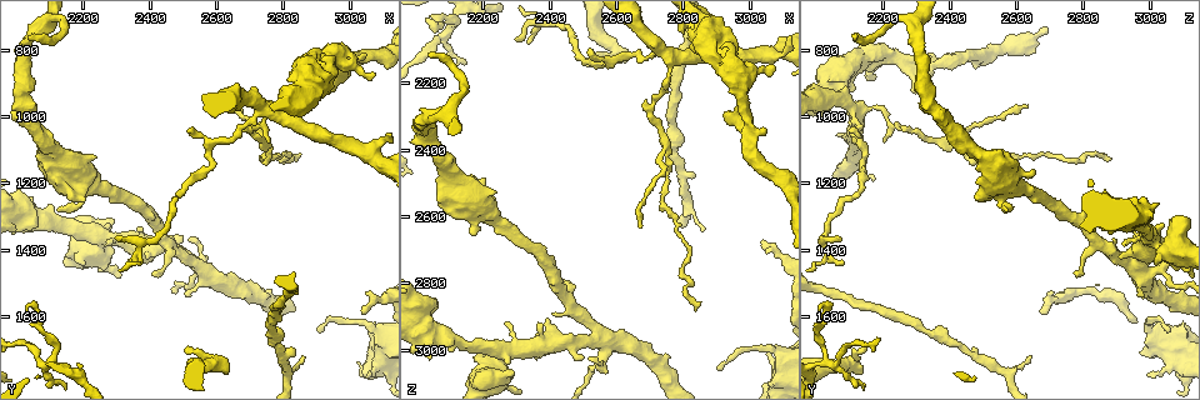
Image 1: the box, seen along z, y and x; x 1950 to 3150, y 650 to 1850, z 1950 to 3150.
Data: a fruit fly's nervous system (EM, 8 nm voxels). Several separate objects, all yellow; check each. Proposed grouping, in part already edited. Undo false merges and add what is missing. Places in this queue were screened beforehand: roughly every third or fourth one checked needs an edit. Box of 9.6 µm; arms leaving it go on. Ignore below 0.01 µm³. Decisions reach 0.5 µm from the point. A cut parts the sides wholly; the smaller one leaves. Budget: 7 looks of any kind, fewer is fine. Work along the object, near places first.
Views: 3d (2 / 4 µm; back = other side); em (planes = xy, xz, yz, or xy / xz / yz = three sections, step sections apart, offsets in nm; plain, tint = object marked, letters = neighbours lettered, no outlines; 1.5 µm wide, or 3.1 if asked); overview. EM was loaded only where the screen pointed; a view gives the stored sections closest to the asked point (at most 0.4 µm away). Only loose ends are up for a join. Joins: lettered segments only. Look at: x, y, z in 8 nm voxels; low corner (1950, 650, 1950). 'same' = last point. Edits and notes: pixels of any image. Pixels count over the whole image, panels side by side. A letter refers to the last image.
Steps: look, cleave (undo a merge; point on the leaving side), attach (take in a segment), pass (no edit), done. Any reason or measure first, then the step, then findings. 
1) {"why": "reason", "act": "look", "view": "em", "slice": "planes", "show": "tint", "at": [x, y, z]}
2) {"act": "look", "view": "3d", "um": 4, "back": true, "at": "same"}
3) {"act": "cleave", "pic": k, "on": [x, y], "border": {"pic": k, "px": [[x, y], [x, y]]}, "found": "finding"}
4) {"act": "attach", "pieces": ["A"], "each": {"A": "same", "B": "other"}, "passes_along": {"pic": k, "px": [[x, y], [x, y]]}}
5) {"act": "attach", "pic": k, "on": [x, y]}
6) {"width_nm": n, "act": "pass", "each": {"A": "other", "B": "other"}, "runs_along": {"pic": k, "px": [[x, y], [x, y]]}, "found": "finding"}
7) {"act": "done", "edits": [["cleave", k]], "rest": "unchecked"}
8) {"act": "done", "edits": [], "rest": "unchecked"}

{"why": "calibre changes", "act": "look", "view": "em", "slice": "xz", "step": 8, "show": "plain", "at": [2590, 1730, 2100]}

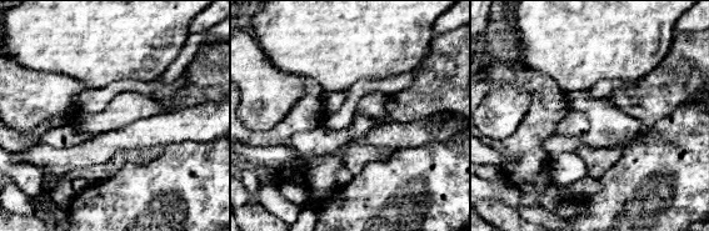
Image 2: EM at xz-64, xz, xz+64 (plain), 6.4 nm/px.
{"why": "see the neighbours", "act": "look", "view": "em", "slice": "xz", "step": 8, "show": "letters", "at": "same"}

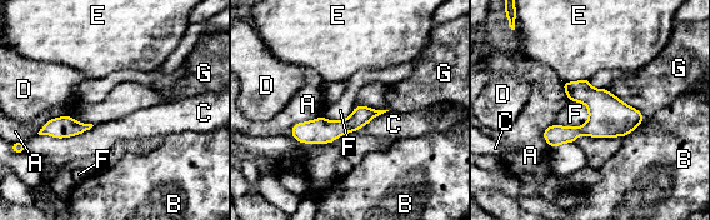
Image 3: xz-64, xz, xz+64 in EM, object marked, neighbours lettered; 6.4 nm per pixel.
{"act": "pass", "each": {"A": "other", "B": "other", "C": "other", "D": "other", "E": "other", "F": "other", "G": "other"}, "border": {"pic": 3, "px": [[589, 110], [579, 126], [554, 124]]}, "found": "all the same neuron"}

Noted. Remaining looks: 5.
{"why": "an open end", "act": "look", "view": "3d", "um": 2, "at": [2760, 1070, 2200]}

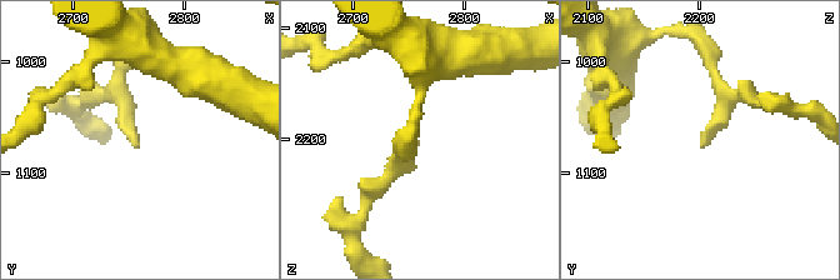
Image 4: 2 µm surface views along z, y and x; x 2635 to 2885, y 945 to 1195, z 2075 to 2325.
{"why": "now the EM", "act": "look", "view": "em", "slice": "yz", "step": 8, "show": "letters", "at": [2756, 1074, 2200]}

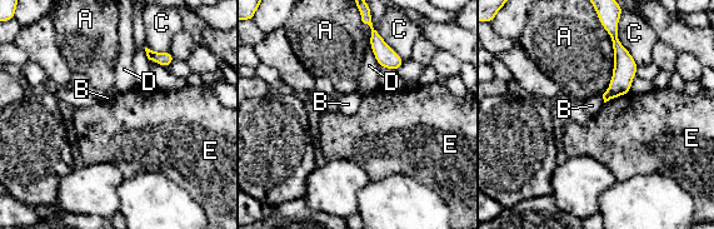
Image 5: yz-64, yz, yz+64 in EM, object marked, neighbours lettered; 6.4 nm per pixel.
{"act": "look", "view": "em", "slice": "planes", "show": "letters", "at": "same"}

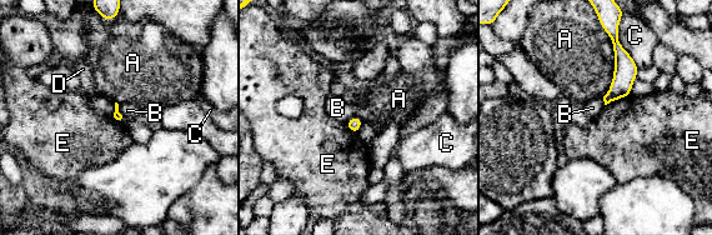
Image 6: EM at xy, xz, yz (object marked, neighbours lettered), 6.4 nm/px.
{"act": "pass", "each": {"A": "other", "B": "other", "C": "other", "D": "other", "E": "other"}, "border": {"pic": 6, "px": [[362, 120], [352, 116], [345, 121]]}, "found": "no lettered segment goes on from it"}

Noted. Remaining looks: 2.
{"why": "free end", "act": "look", "view": "3d", "um": 2, "back": true, "at": [2290, 1320, 3070]}

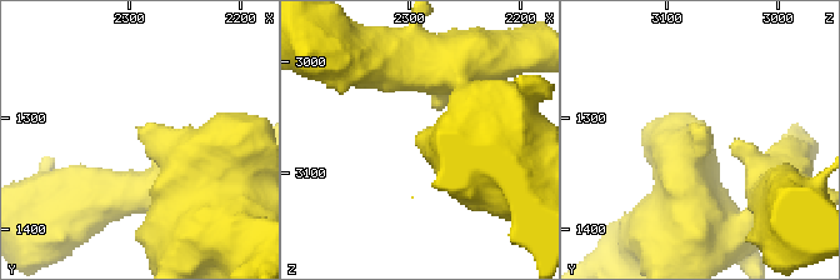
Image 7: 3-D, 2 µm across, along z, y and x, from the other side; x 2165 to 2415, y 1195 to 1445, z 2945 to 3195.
{"why": "shape alone is not enough", "act": "look", "view": "em", "slice": "planes", "show": "letters", "at": [2288, 1312, 3074]}

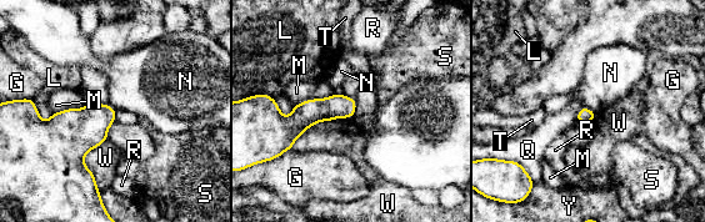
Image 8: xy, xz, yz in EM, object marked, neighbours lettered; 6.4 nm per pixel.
{"act": "pass", "each": {"G": "other", "L": "other", "M": "other", "N": "other", "Q": "other", "R": "other", "S": "other", "T": "other", "W": "other", "Y": "other"}, "border": {"pic": 8, "px": [[583, 106], [595, 114]]}, "found": "no lettered segment goes on from it"}

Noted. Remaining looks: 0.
{"act": "done", "edits": [], "rest": "unchecked"}

